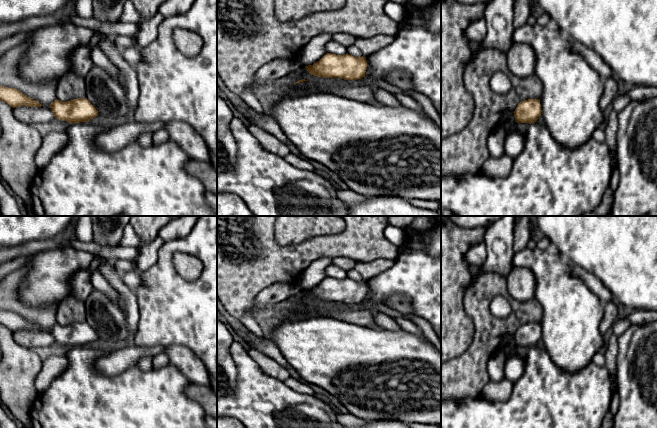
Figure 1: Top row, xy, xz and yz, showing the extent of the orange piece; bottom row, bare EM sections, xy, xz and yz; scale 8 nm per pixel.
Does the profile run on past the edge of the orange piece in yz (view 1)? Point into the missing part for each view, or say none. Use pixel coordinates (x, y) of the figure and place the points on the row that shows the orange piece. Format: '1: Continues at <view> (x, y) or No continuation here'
1: No continuation here

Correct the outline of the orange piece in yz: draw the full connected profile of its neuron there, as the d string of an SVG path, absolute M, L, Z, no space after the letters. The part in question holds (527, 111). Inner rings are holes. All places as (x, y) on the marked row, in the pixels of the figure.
M540 99L521 101L514 111L515 122L534 123L541 116Z

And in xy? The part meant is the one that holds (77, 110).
M77 98L66 102L56 99L50 104L49 108L52 110L55 118L71 124L88 122L99 114L86 98Z

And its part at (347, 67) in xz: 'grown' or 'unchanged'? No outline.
unchanged

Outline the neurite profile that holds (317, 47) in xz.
M324 33L314 37L299 53L298 59L302 66L313 65L328 53L327 44L333 34Z

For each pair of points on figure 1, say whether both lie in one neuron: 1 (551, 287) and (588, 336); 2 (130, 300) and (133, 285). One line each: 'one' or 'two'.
1: one
2: two

